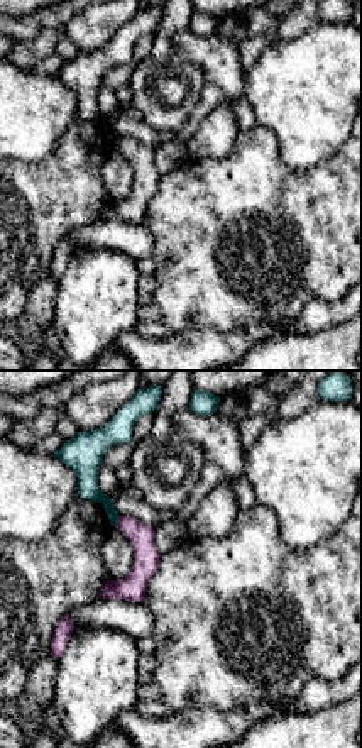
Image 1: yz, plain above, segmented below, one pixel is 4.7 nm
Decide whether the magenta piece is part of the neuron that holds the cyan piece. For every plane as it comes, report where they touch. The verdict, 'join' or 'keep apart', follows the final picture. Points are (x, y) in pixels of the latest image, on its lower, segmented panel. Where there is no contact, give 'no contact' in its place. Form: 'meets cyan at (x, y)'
meets cyan at (117, 520)

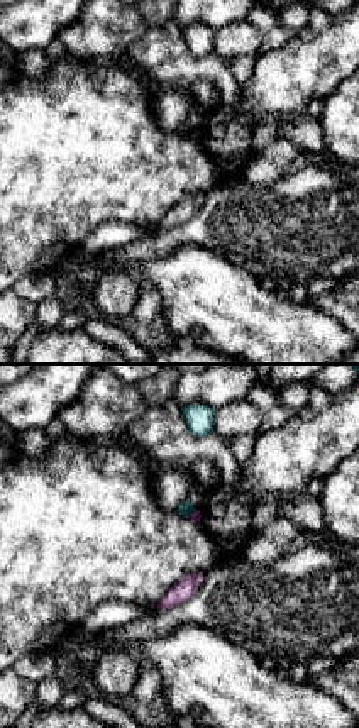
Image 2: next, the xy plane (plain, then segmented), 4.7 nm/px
meets cyan at (190, 513)

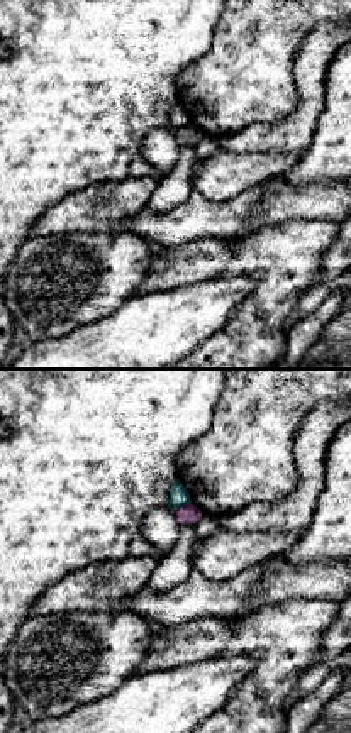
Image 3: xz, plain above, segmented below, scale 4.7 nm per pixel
meets cyan at (183, 505)

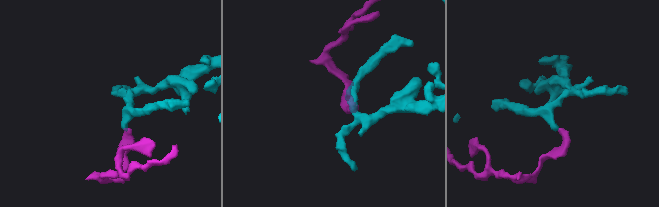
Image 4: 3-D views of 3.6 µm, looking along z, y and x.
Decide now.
keep apart

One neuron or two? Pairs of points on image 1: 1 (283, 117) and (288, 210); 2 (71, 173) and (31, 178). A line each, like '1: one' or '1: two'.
1: two
2: one

